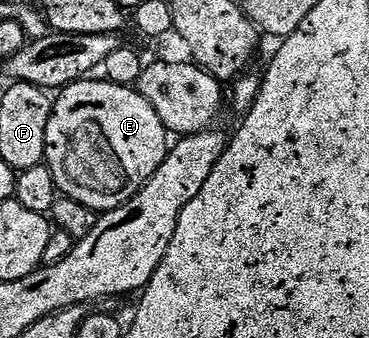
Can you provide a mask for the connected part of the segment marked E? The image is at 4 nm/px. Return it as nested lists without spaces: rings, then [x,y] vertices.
[[[96,80],[65,86],[53,101],[50,124],[46,124],[44,162],[63,197],[107,212],[129,202],[158,172],[170,149],[170,135],[139,89],[92,81]]]

